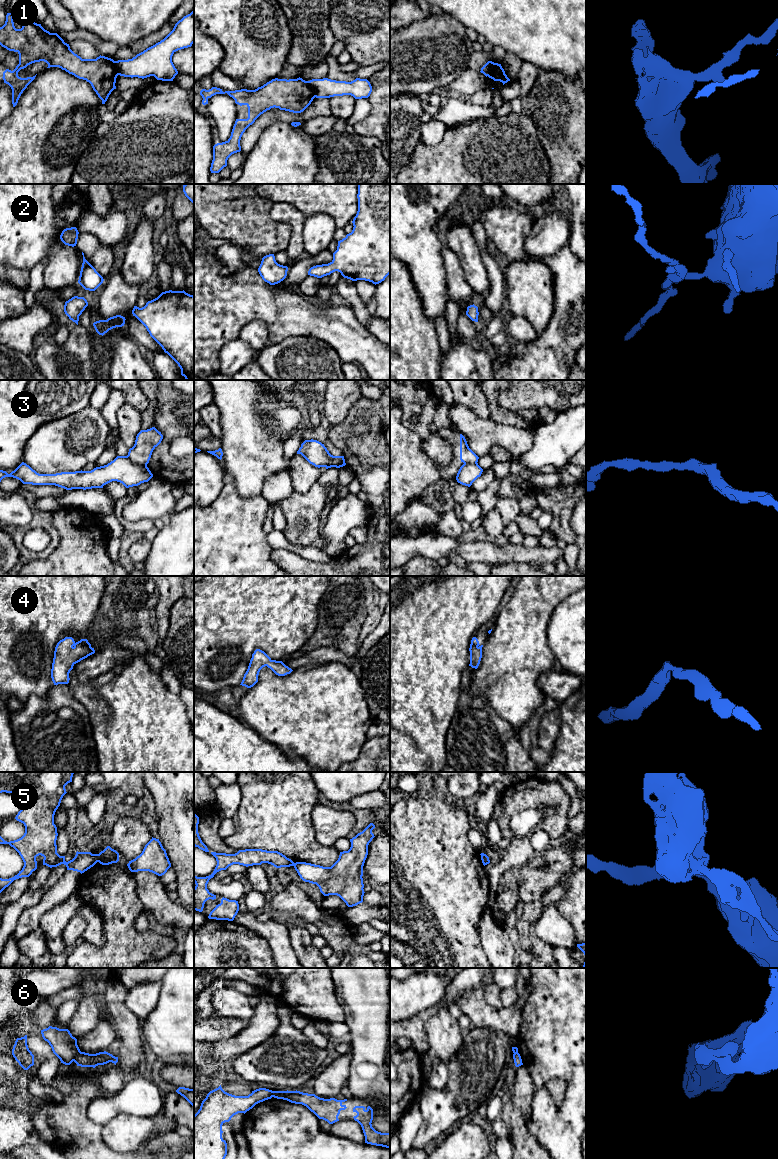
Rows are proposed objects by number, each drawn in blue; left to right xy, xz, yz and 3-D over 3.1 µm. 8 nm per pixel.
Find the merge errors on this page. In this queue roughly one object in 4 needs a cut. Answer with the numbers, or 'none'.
1, 3, 5, 6

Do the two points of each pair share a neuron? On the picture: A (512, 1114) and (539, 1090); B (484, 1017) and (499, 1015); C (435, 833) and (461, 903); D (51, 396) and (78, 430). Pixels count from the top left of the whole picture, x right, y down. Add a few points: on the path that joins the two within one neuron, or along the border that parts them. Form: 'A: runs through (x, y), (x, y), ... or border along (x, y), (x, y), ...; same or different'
A: border along (528, 1072), (533, 1085), (530, 1118); different
B: runs through (488, 1017), (495, 1017); same
C: runs through (435, 850), (435, 877), (444, 886); same
D: border along (88, 405), (74, 413), (48, 421), (45, 424); different

